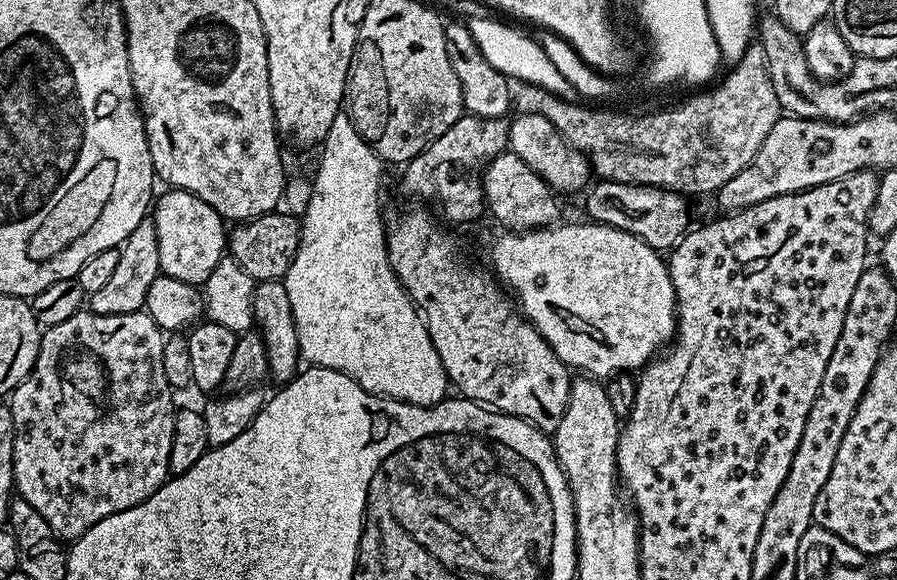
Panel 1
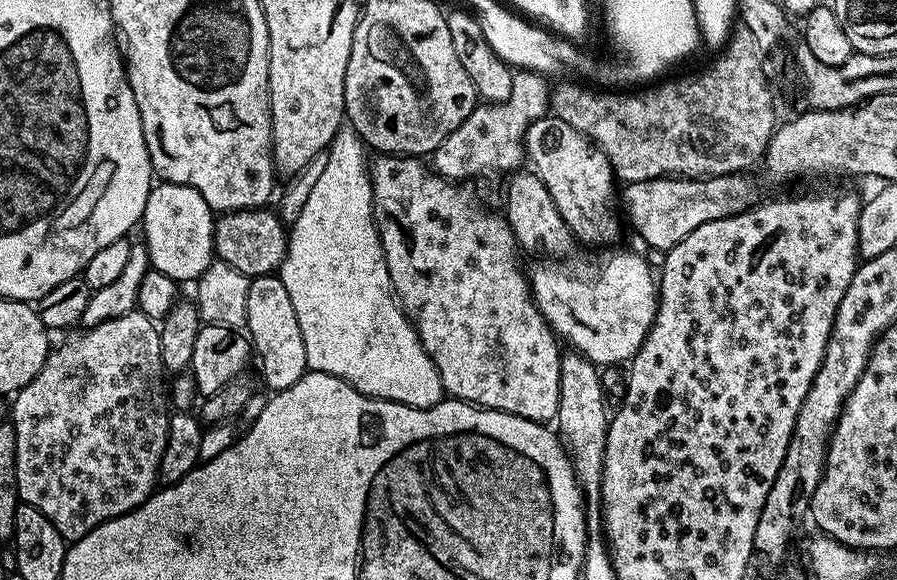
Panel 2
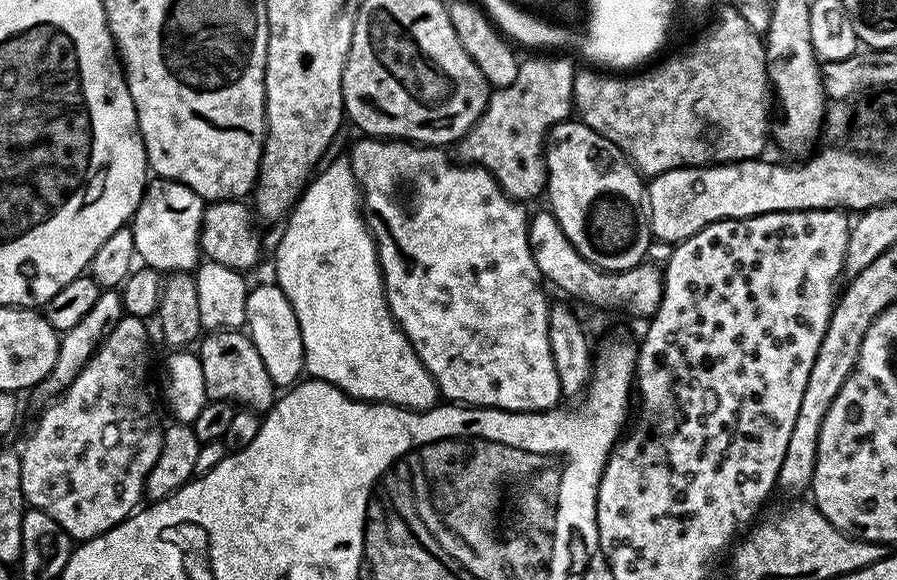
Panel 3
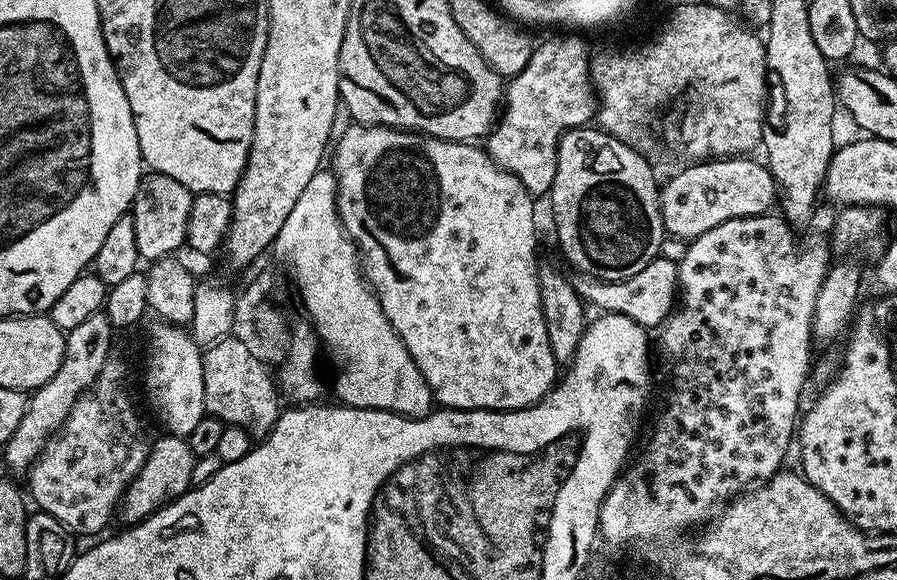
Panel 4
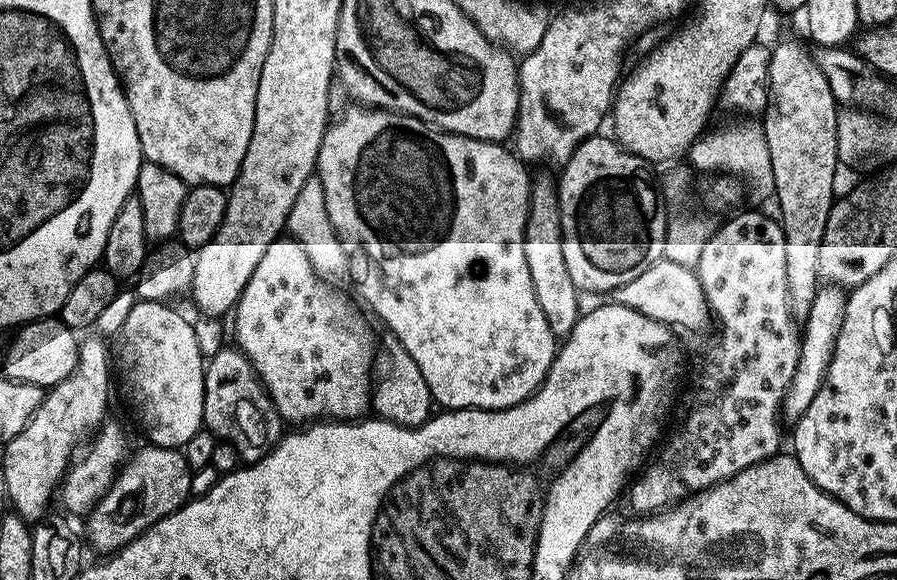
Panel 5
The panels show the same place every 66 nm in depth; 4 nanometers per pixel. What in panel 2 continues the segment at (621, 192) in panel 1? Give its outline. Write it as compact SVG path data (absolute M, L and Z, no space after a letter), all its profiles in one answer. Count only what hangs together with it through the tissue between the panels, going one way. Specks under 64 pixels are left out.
M733 174L731 176L707 176L705 180L685 180L678 176L663 176L662 178L654 178L653 180L647 180L646 182L634 182L633 184L624 184L622 188L622 200L623 196L624 196L624 212L625 212L625 213L623 212L623 215L626 217L626 220L627 220L626 215L628 215L628 220L630 223L632 223L633 230L636 231L637 234L640 235L641 238L644 239L645 242L648 243L650 247L660 248L659 250L667 250L669 248L672 248L678 242L682 242L682 238L686 238L686 234L690 234L694 230L698 230L698 226L706 226L706 222L714 222L715 220L721 220L722 218L726 218L727 216L737 216L739 212L744 212L748 208L753 207L753 205L755 205L758 200L758 197L756 197L756 184L754 181L751 180L750 177L748 177L748 174Z

